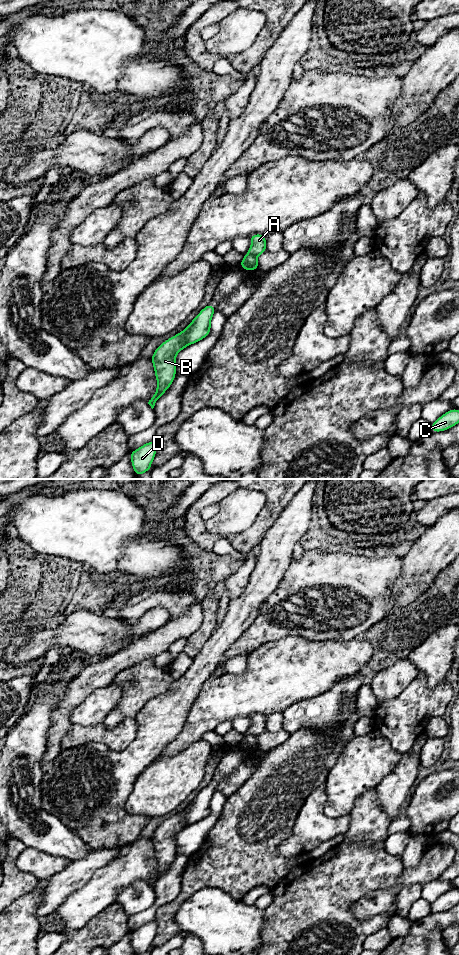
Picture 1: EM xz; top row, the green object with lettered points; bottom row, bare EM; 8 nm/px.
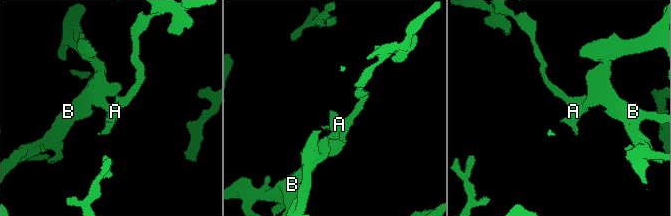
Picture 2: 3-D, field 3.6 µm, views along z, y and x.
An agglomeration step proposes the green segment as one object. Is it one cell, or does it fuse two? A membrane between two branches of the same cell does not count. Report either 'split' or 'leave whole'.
split

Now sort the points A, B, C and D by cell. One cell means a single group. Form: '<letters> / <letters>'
A / B C D

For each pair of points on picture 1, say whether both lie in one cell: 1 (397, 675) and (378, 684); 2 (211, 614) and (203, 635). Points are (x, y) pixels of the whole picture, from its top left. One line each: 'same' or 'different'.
1: same
2: same

